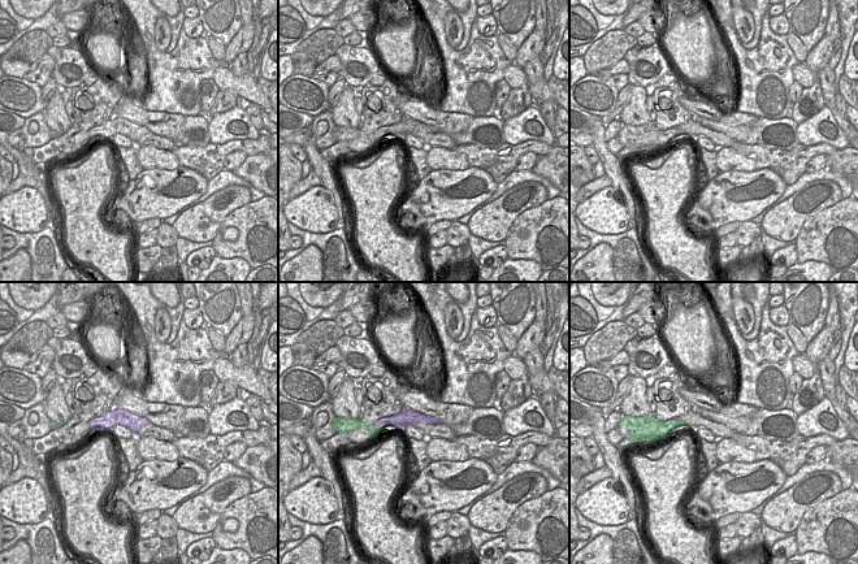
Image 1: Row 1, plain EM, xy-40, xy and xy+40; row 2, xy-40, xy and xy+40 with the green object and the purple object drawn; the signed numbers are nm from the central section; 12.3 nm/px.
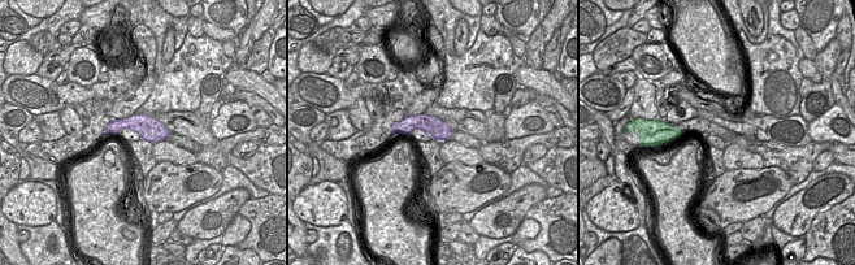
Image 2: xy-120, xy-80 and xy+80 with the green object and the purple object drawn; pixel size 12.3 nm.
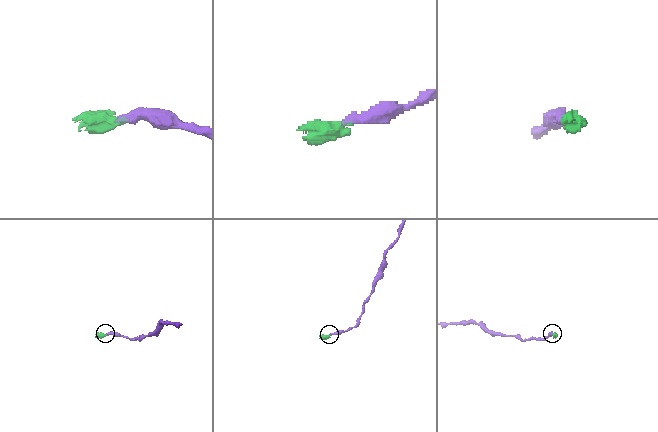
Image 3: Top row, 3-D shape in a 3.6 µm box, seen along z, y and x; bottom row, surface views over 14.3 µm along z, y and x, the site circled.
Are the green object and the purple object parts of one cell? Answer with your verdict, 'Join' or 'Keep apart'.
Keep apart.

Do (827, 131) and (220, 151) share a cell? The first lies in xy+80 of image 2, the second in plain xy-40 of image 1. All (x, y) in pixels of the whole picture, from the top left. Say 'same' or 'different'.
different

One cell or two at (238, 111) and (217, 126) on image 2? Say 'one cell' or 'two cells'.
one cell

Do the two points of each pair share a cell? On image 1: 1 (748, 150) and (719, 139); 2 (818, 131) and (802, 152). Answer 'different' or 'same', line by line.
1: different
2: different

